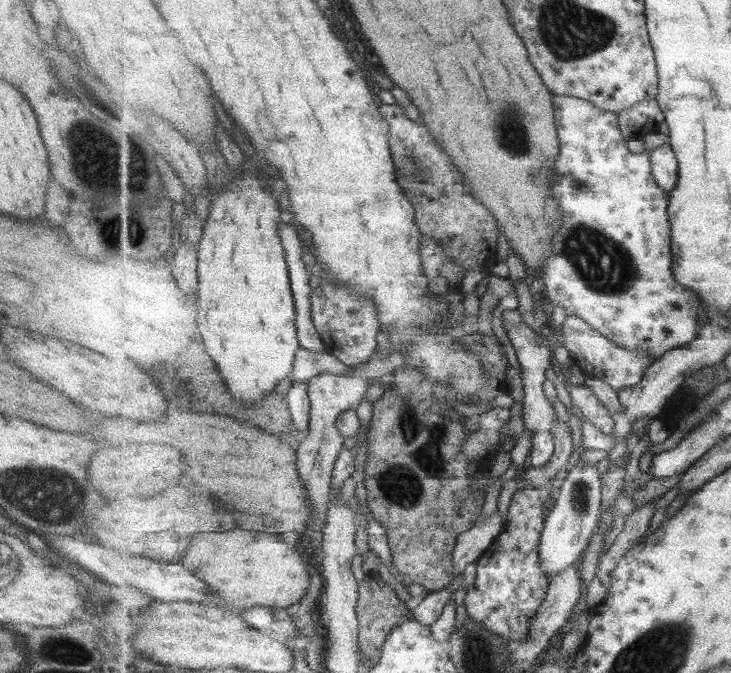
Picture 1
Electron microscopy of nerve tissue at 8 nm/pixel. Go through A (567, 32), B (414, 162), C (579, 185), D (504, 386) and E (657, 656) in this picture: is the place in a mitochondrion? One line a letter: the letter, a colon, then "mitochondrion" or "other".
A: mitochondrion
B: mitochondrion
C: other
D: other
E: mitochondrion

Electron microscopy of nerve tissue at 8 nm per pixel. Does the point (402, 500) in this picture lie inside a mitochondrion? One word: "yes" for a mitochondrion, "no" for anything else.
yes

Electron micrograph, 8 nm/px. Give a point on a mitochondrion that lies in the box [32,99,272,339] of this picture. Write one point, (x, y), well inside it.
(101, 153)

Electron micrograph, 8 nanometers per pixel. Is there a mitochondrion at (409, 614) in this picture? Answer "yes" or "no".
no

